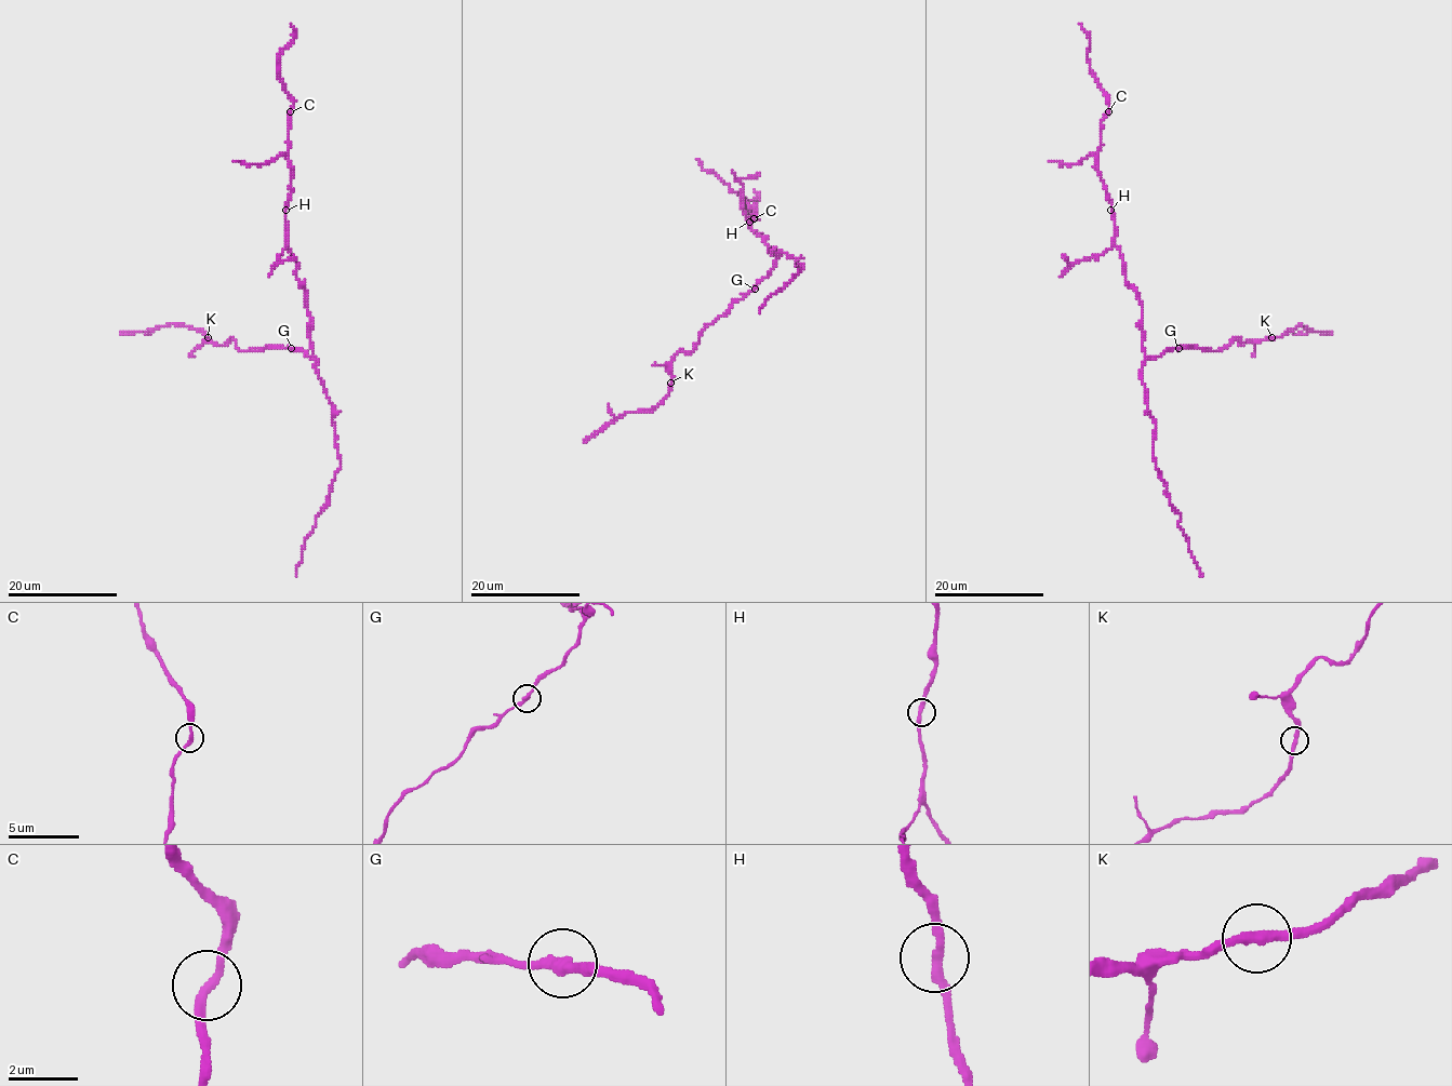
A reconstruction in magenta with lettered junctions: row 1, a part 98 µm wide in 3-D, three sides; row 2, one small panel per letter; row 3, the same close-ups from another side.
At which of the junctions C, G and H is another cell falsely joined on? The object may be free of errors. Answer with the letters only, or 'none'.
none

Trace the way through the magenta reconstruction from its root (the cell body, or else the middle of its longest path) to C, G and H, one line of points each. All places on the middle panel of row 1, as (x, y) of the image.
C: (774, 252), (770, 252), (760, 233), (749, 226), (755, 217), (755, 208), (750, 206), (754, 218)
G: (774, 252), (775, 267), (755, 289)
H: (774, 252), (770, 252), (749, 222)

